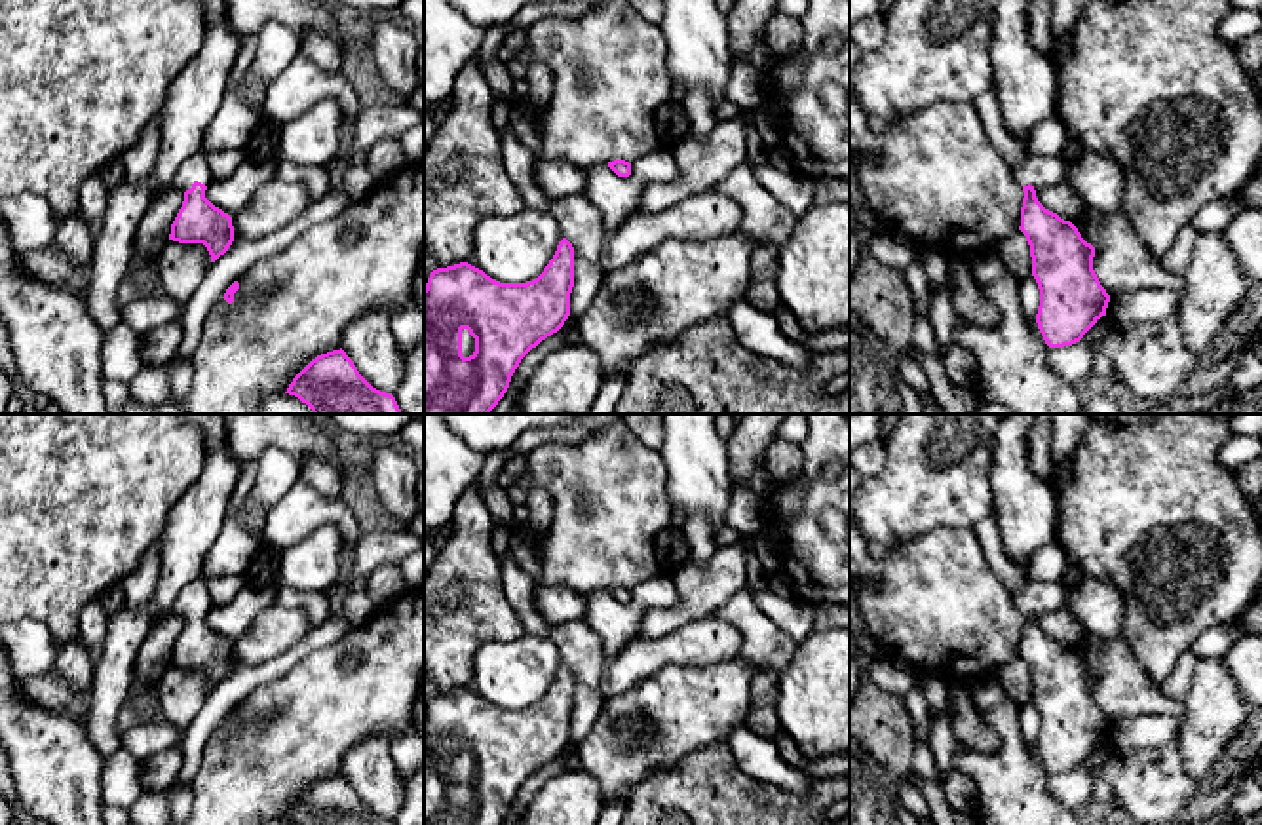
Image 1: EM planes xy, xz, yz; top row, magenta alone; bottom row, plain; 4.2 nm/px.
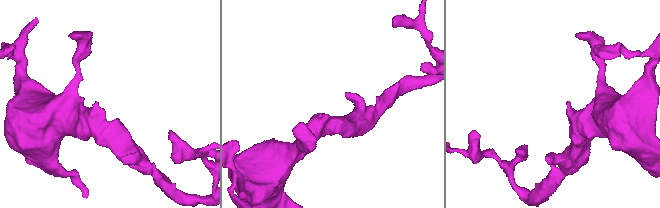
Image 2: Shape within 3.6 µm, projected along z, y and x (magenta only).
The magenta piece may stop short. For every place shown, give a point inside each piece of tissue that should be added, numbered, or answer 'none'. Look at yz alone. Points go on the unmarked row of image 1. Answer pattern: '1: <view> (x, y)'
1: yz (1038, 597)

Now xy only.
1: xy (196, 594)

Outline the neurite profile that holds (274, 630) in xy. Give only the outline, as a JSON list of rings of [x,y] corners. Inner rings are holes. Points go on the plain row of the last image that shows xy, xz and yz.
[[[274,604],[258,612],[245,633],[232,643],[234,663],[260,665],[287,652],[310,629],[304,610]]]

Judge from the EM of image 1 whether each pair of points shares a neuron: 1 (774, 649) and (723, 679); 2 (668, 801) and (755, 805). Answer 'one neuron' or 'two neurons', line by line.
1: two neurons
2: one neuron

